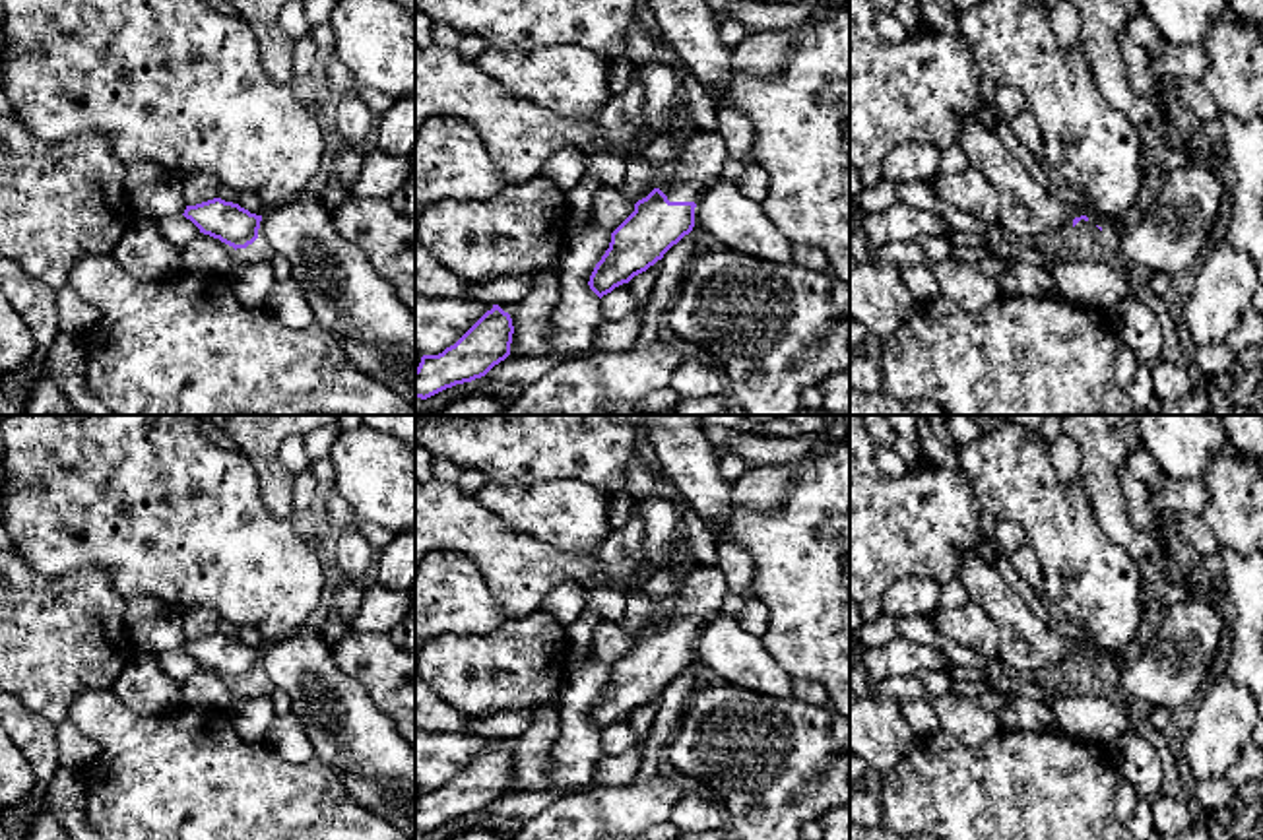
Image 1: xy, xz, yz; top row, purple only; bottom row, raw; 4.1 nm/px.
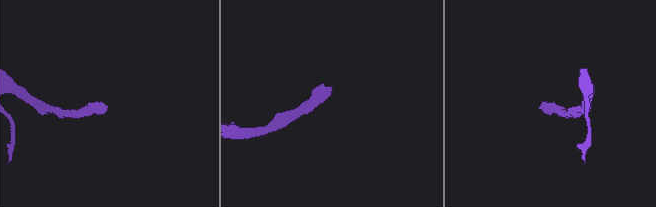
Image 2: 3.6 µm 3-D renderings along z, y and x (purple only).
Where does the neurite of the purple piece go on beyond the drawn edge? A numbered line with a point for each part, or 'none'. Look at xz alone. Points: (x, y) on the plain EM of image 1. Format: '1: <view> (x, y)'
1: xz (699, 594)

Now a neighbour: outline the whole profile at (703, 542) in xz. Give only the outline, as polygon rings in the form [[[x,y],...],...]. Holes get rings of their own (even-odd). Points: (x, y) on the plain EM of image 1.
[[[691,506],[681,508],[681,530],[695,551],[695,565],[718,566],[716,535],[706,528],[706,520],[700,518]]]

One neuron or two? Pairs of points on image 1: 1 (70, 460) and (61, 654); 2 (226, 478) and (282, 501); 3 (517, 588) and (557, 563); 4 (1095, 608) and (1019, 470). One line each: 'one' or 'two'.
1: two
2: two
3: one
4: one

